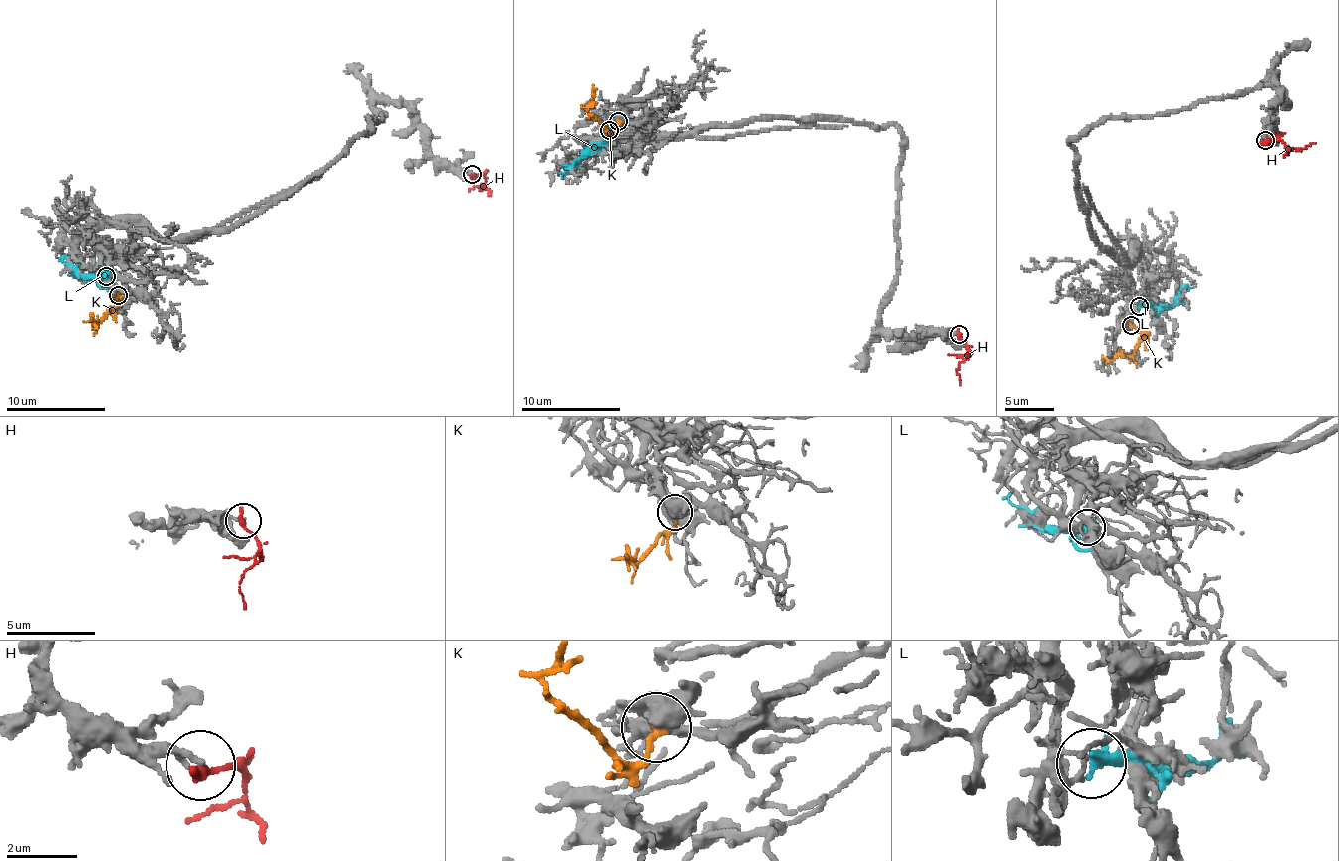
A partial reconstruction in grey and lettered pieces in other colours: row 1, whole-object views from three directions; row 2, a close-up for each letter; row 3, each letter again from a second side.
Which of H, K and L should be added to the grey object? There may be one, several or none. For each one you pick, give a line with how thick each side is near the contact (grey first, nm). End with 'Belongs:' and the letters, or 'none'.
Belongs: none

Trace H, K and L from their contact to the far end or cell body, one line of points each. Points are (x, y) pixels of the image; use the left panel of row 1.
H: (471, 173), (482, 175), (486, 186), (480, 188), (485, 185)
K: (117, 295), (119, 301), (98, 322), (92, 322), (93, 324), (91, 318)
L: (106, 276), (84, 280), (62, 260), (63, 255), (62, 259)

